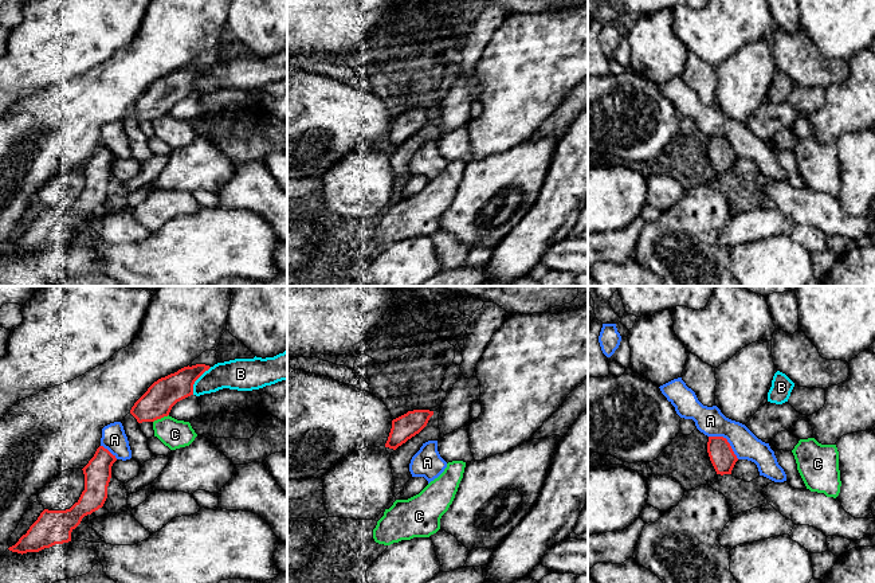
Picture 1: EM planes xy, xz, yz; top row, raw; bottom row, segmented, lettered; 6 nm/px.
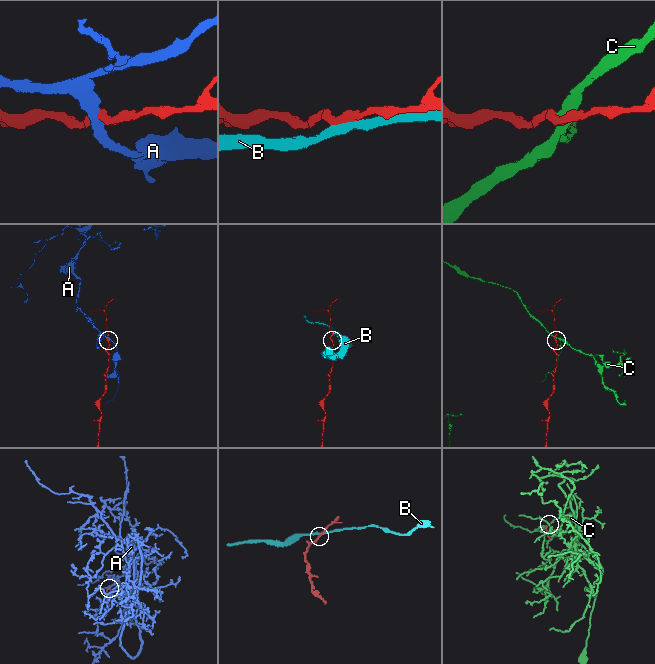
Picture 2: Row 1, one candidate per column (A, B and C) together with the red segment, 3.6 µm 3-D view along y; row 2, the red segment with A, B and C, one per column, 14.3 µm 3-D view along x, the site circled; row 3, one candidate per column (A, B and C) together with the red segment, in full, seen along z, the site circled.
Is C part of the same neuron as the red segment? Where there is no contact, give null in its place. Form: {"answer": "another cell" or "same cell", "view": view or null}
{"answer": "another cell", "view": "xy"}

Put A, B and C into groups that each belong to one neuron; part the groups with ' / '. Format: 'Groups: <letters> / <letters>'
Groups: A / B / C

